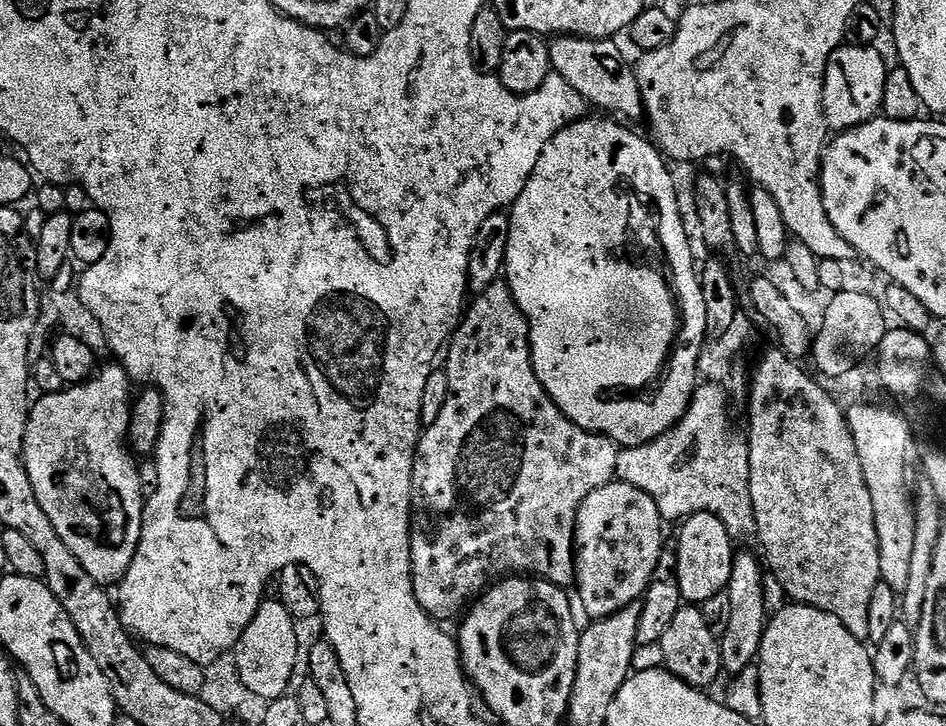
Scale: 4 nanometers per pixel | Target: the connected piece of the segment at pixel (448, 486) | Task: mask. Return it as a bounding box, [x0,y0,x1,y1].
[412,283,621,622]

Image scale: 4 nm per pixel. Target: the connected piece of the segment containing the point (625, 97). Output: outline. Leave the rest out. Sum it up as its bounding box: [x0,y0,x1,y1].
[548,36,645,121]

